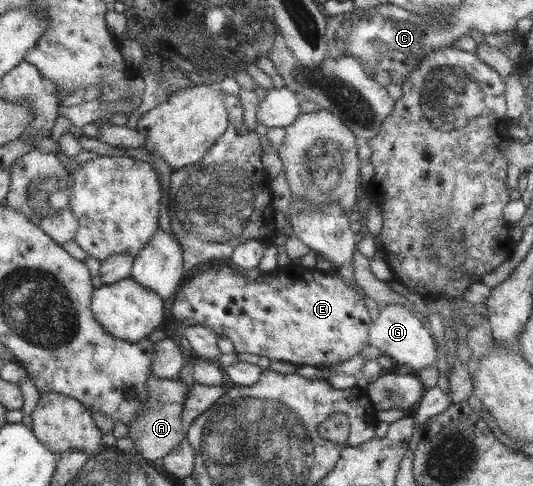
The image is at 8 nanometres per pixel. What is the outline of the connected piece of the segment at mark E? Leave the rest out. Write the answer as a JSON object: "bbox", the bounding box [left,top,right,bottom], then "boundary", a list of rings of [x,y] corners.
{"bbox":[166,264,372,369],"boundary":[[[289,264],[275,267],[253,280],[245,280],[241,273],[237,274],[229,265],[223,265],[223,268],[213,270],[197,269],[188,277],[166,305],[167,314],[179,321],[191,318],[199,325],[211,328],[217,337],[224,336],[231,341],[234,353],[264,356],[270,361],[281,361],[295,367],[322,369],[349,360],[365,347],[367,338],[370,338],[368,334],[372,322],[371,318],[367,318],[363,300],[335,273],[328,275],[315,268]]]}

